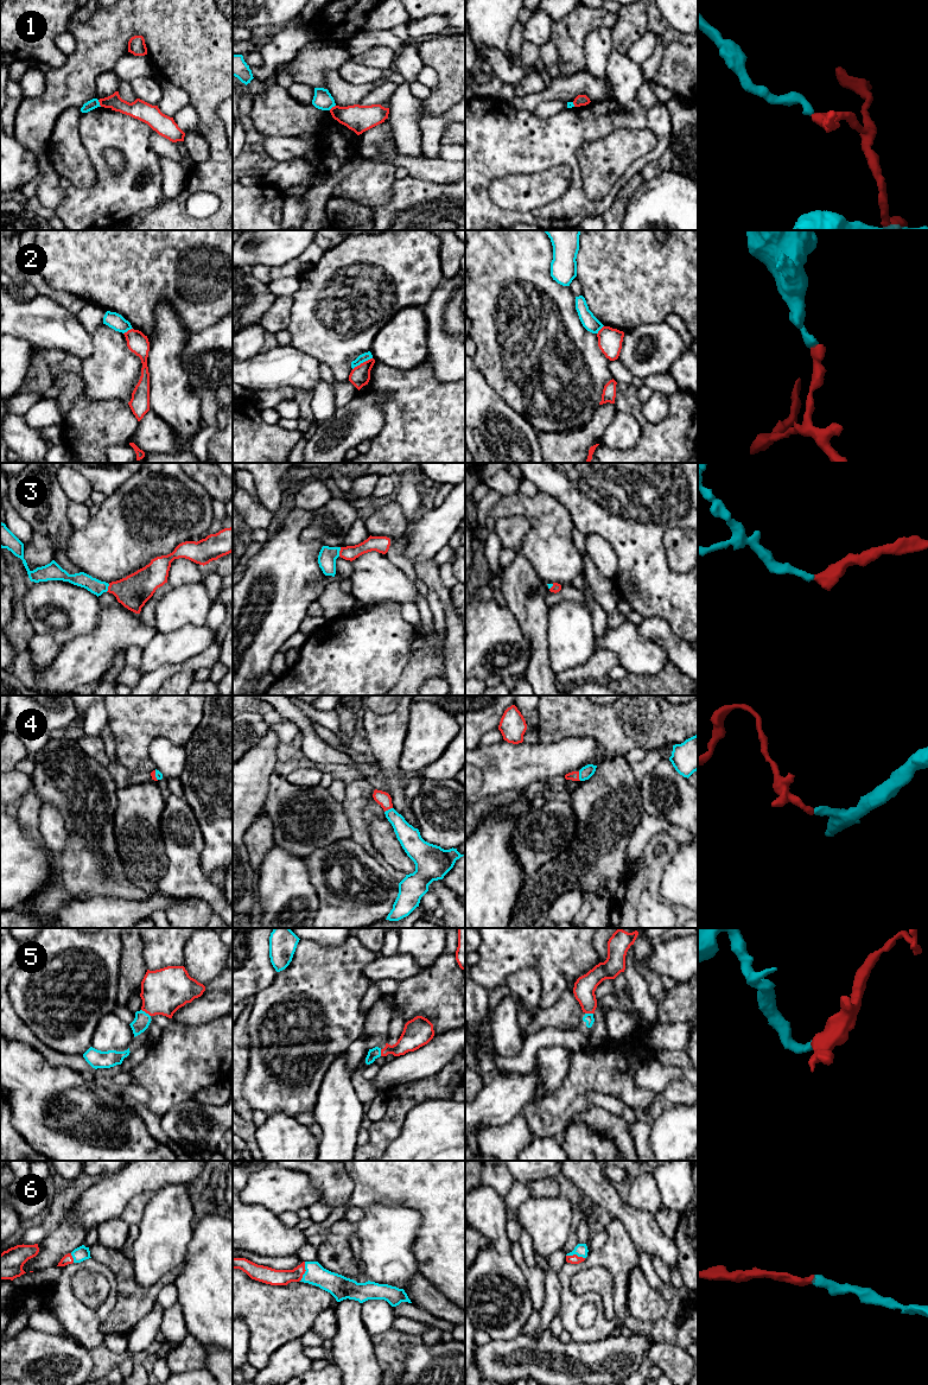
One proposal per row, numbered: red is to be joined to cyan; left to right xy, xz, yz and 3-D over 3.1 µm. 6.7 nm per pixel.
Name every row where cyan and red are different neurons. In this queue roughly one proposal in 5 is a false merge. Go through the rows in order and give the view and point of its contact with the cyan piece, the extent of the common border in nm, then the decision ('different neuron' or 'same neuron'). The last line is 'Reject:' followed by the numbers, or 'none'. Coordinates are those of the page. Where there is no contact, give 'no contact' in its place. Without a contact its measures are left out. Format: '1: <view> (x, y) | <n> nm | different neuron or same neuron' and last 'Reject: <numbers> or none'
1: xy (99, 103) | 50 nm | different neuron
2: xz (362, 362) | 160 nm | different neuron
3: xz (338, 552) | 70 nm | same neuron
4: yz (579, 776) | 70 nm | same neuron
5: xy (145, 1012) | 80 nm | same neuron
6: xz (305, 1271) | 140 nm | same neuron
Reject: 1, 2

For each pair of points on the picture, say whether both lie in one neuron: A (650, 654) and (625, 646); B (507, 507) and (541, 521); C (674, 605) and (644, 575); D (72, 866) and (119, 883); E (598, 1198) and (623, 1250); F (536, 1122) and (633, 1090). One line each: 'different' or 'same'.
A: same
B: same
C: same
D: same
E: different
F: same

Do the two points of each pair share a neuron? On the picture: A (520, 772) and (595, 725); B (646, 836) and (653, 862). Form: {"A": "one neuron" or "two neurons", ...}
{"A": "two neurons", "B": "two neurons"}

